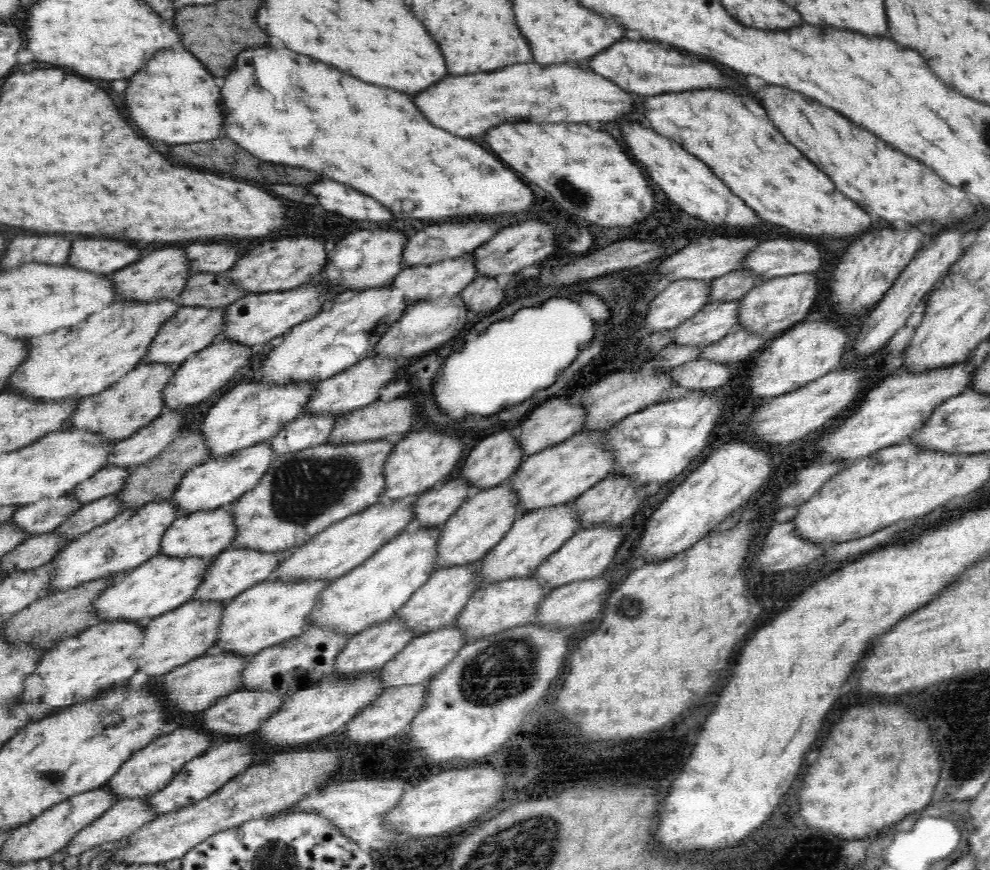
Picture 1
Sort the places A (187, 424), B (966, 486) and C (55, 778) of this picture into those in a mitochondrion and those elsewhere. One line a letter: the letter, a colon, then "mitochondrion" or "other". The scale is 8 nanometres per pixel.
A: other
B: other
C: mitochondrion

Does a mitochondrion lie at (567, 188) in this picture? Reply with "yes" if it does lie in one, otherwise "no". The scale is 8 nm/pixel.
yes

